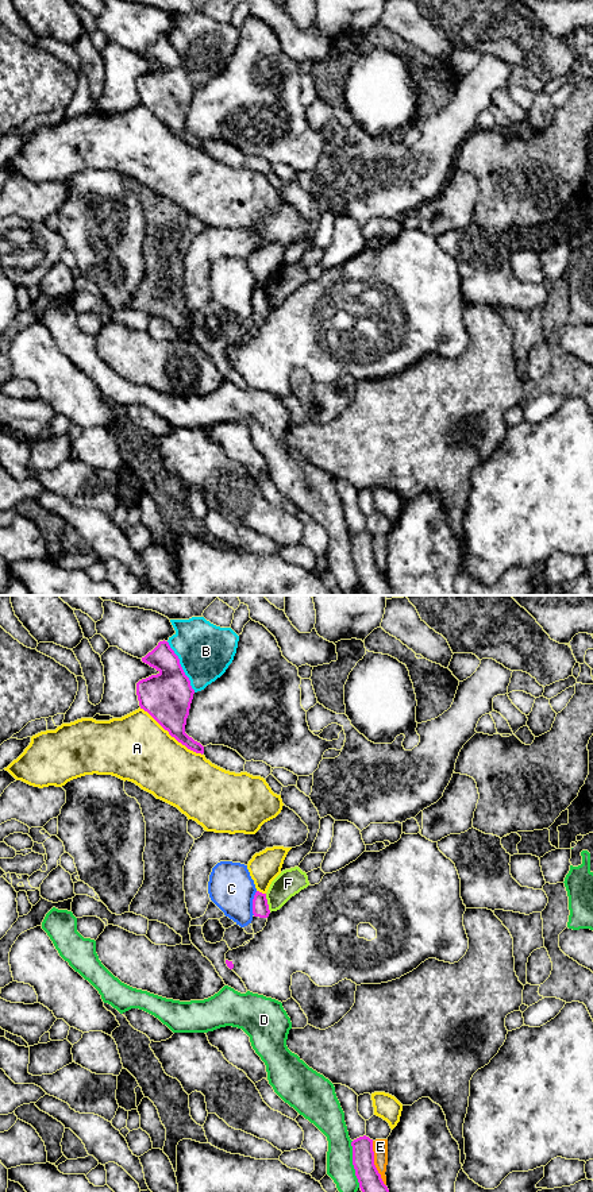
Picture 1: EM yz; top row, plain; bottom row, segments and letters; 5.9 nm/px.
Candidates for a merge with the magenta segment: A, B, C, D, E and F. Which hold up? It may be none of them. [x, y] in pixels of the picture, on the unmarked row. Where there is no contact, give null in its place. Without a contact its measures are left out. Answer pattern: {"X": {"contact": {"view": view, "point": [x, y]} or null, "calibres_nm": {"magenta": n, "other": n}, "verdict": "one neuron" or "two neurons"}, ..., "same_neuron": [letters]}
{"A": {"contact": {"view": "yz", "point": [170, 130]}, "calibres_nm": {"magenta": 300, "other": 400}, "verdict": "two neurons"}, "B": {"contact": {"view": "yz", "point": [181, 62]}, "calibres_nm": {"magenta": 300, "other": 320}, "verdict": "two neurons"}, "C": {"contact": {"view": "yz", "point": [253, 299]}, "calibres_nm": {"magenta": 100, "other": 280}, "verdict": "two neurons"}, "D": {"contact": {"view": "yz", "point": [353, 559]}, "calibres_nm": {"magenta": 150, "other": 160}, "verdict": "two neurons"}, "E": {"contact": {"view": "yz", "point": [373, 559]}, "calibres_nm": {"magenta": 150, "other": 100}, "verdict": "two neurons"}, "F": {"contact": {"view": "yz", "point": [266, 299]}, "calibres_nm": {"magenta": 100, "other": 160}, "verdict": "two neurons"}, "same_neuron": []}

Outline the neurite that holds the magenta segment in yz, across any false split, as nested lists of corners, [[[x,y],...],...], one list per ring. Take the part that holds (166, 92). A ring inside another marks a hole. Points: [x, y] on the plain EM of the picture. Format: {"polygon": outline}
{"polygon": [[[163,35],[142,53],[142,57],[155,63],[158,69],[136,78],[140,104],[147,107],[178,138],[203,150],[204,142],[185,128],[195,85],[178,51]]]}

